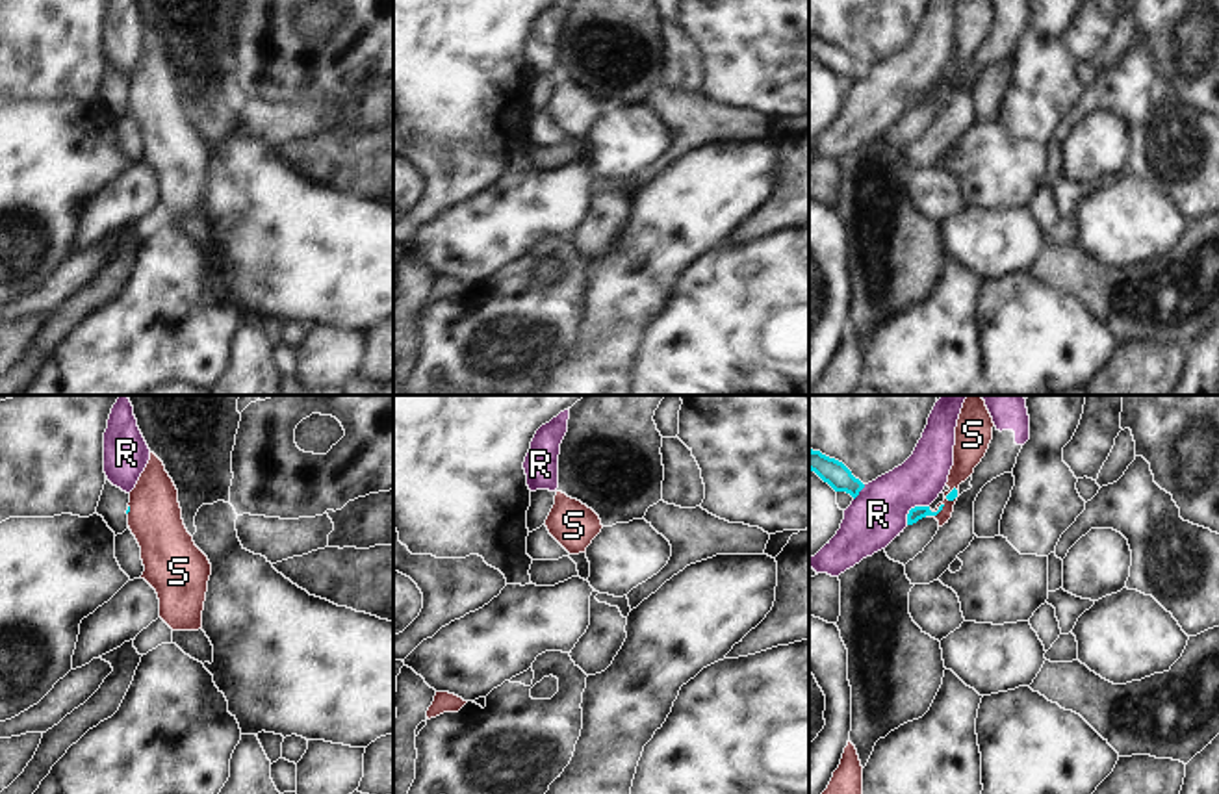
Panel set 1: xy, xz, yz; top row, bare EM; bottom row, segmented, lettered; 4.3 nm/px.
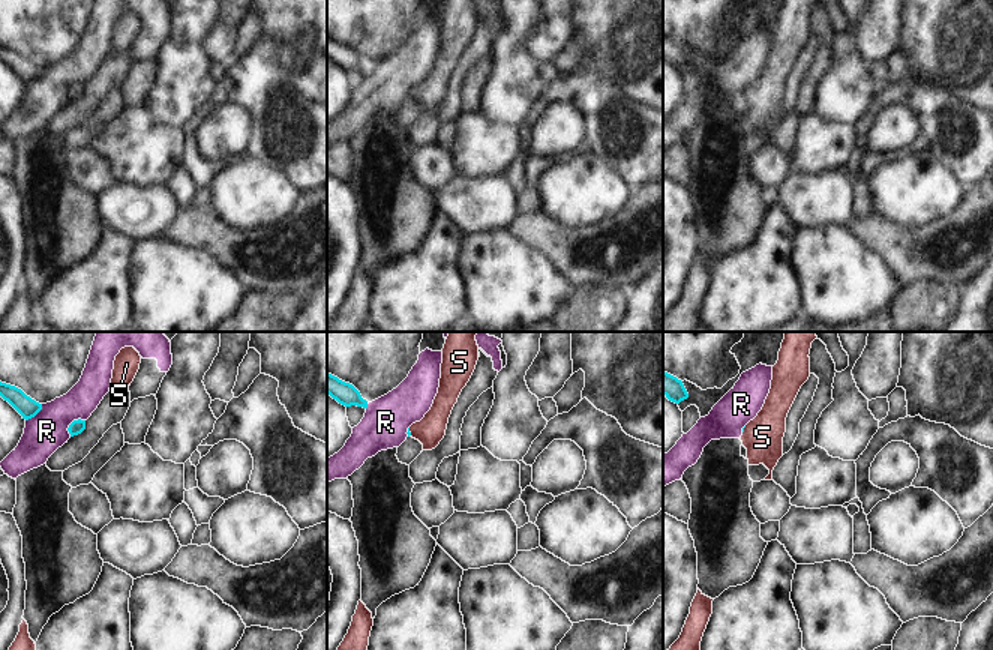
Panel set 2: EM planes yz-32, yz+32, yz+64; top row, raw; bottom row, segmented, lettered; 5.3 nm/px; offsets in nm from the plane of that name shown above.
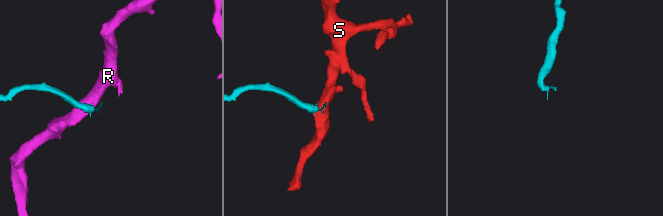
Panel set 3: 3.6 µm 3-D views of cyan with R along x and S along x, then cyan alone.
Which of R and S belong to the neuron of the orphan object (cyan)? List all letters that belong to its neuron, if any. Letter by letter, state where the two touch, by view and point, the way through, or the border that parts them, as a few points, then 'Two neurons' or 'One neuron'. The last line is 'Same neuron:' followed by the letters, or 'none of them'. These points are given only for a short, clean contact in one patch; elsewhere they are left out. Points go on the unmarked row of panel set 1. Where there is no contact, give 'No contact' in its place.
R: Touches cyan at yz (911, 93). Boundary: yz (928, 89), (911, 93), (906, 108). Two neurons
S: Touches cyan at yz (934, 97). Path across: yz (917, 97), (934, 97), (945, 88), (963, 51). One neuron
Same neuron: S.

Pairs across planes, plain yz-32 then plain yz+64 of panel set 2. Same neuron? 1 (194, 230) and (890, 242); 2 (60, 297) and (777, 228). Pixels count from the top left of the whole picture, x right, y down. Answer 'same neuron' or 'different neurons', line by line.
1: same neuron
2: same neuron

